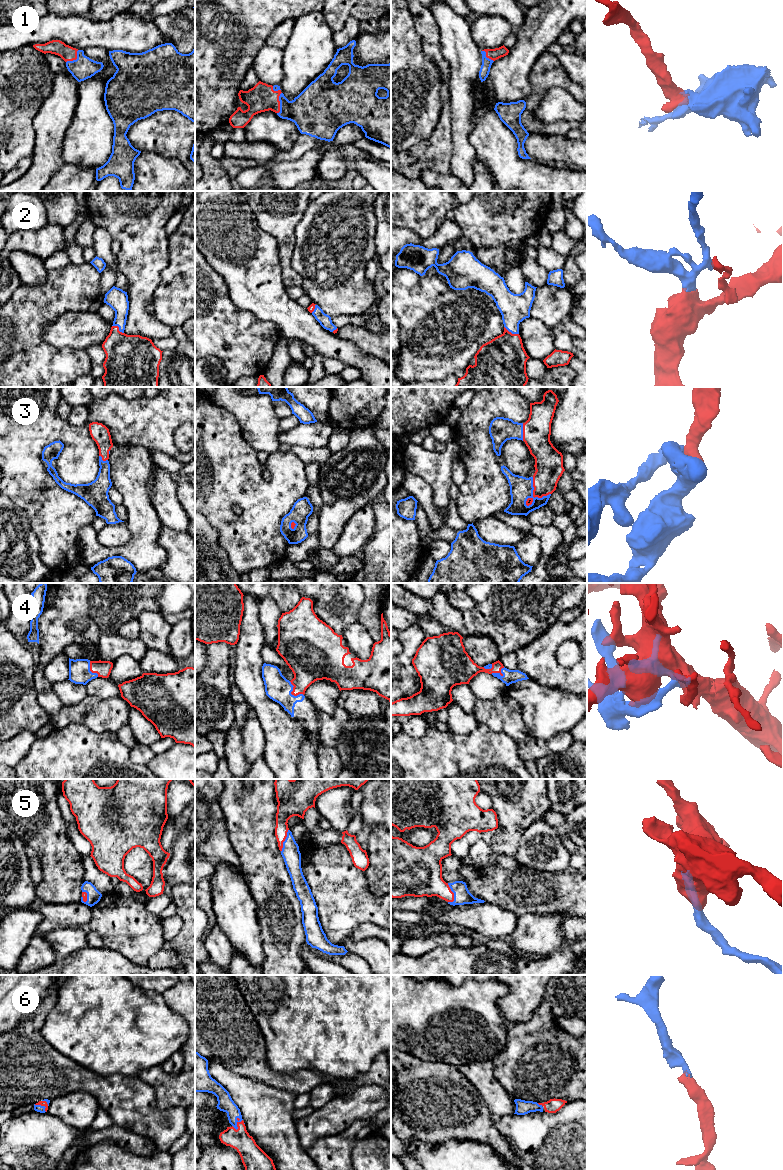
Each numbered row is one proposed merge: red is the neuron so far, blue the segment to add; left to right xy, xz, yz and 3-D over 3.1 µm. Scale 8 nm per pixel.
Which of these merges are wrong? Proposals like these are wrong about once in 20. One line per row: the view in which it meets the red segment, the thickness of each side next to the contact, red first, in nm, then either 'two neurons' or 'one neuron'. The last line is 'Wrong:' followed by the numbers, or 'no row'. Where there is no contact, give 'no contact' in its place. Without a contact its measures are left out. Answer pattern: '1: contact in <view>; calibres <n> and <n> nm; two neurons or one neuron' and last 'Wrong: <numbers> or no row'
1: contact in xz; calibres 220 and 300 nm; one neuron
2: contact in xy; calibres 360 and 170 nm; one neuron
3: contact in yz; calibres 220 and 190 nm; one neuron
4: contact in xz; calibres 260 and 200 nm; one neuron
5: contact in yz; calibres 260 and 130 nm; one neuron
6: contact in xz; calibres 170 and 130 nm; one neuron
Wrong: no row

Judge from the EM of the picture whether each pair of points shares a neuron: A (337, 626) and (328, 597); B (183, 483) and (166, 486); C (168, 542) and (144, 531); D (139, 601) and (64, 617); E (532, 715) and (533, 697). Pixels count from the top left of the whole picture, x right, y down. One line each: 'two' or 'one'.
A: one
B: two
C: two
D: one
E: one

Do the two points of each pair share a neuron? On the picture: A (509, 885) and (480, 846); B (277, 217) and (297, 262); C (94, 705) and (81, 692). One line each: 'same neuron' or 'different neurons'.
A: same neuron
B: different neurons
C: different neurons

